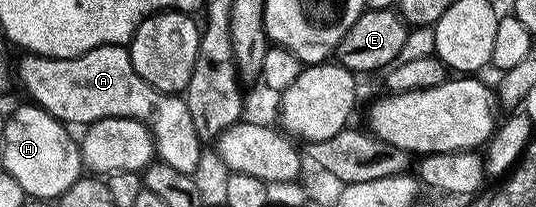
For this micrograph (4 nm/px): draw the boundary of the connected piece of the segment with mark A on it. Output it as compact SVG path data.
M102 45L80 57L40 57L38 55L23 55L17 63L17 77L23 80L32 102L51 113L55 118L72 126L86 127L106 117L128 117L140 121L151 132L155 141L155 152L158 160L169 163L177 171L198 174L199 164L203 161L205 143L197 135L197 127L193 127L193 115L189 115L189 107L182 96L173 93L157 91L137 71L131 62L131 54L121 45Z

